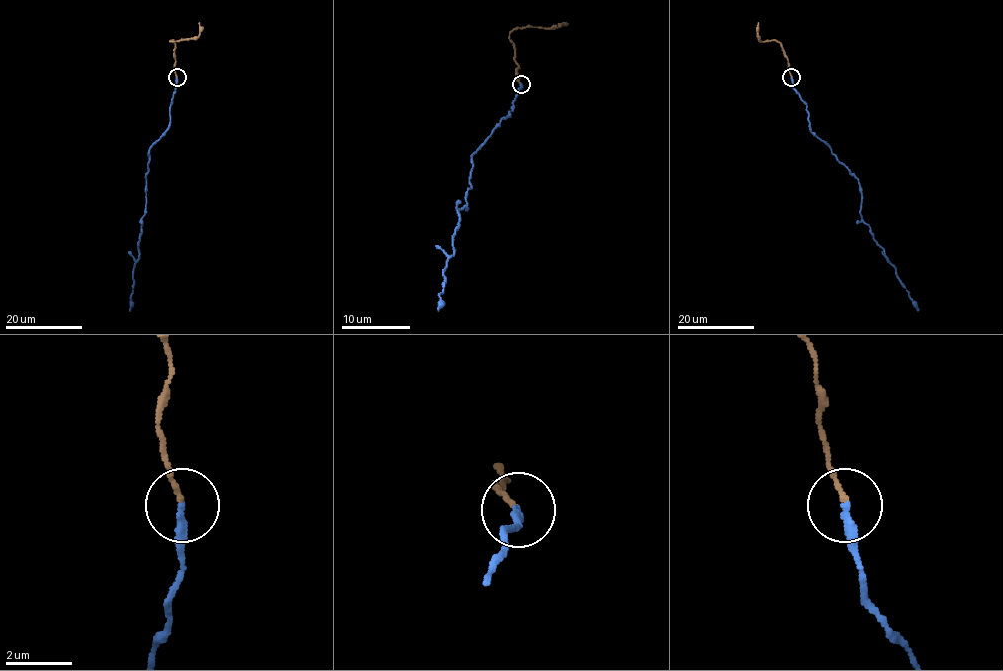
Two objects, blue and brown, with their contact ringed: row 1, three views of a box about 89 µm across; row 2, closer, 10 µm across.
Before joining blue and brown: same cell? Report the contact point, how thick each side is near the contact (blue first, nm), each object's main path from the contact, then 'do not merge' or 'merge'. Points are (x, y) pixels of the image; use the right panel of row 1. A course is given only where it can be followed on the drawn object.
at (791, 77); 240 nm thick on the blue side, 130 nm on the other; blue runs (791, 77), (795, 91), (806, 104), (810, 131), (856, 178), (862, 194), (861, 218), (918, 310); brown runs (791, 77), (782, 45), (775, 40), (759, 40), (758, 23); merge

